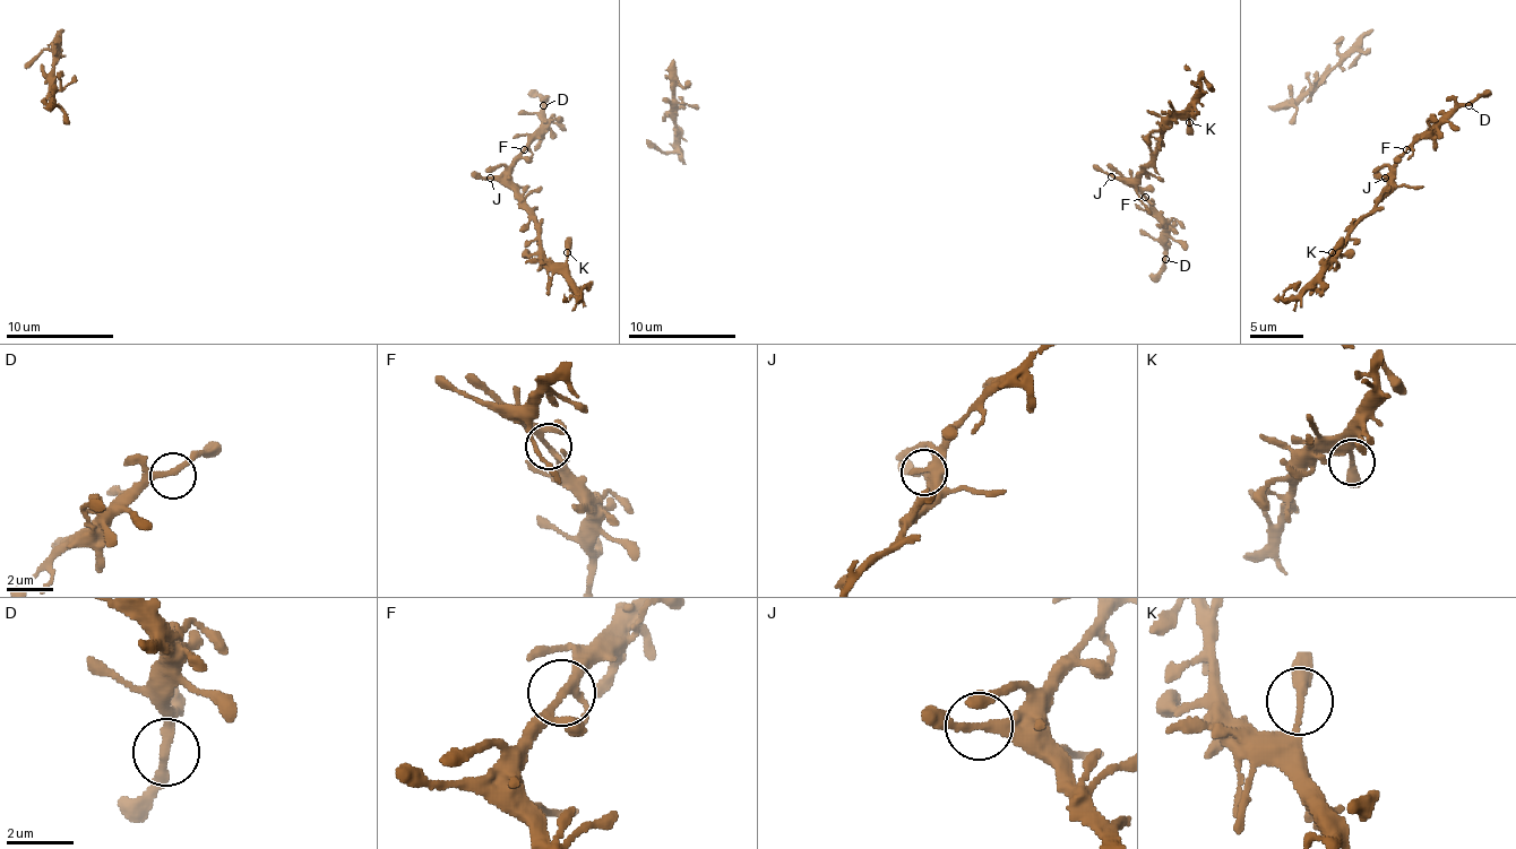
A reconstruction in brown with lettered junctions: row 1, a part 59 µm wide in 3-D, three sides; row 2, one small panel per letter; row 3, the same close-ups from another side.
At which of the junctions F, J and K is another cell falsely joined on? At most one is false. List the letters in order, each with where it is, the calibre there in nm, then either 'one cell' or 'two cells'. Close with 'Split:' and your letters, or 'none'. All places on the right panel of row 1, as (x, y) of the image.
F: (1406, 149) | 200 nm | one cell
J: (1385, 178) | 240 nm | one cell
K: (1332, 252) | 240 nm | one cell
Split: none

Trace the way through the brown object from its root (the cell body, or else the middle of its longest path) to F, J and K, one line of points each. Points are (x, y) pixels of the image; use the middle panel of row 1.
F: (1092, 165), (1127, 179), (1146, 198)
J: (1092, 165), (1111, 176)
K: (1092, 165), (1113, 176), (1133, 179), (1152, 157), (1165, 131), (1178, 118), (1186, 118), (1189, 122)

